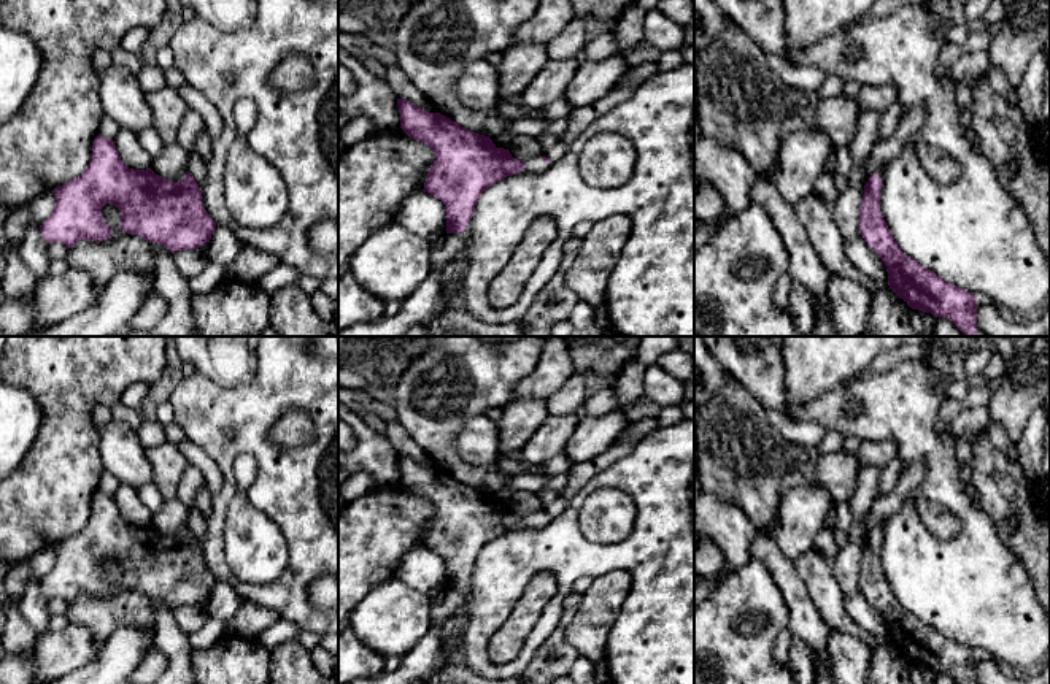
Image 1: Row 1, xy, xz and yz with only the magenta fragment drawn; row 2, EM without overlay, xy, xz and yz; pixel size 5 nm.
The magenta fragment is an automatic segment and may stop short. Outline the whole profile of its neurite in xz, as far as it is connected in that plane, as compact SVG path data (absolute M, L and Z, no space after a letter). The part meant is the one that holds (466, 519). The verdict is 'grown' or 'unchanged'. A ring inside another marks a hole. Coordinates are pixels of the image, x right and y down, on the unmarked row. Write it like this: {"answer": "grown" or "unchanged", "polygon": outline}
{"answer": "grown", "polygon": "M397 454L400 484L429 501L435 516L427 527L424 548L445 559L446 589L462 589L480 551L497 536L516 530L540 530L553 519L543 511L516 516L489 492L461 482L440 468L427 468Z"}

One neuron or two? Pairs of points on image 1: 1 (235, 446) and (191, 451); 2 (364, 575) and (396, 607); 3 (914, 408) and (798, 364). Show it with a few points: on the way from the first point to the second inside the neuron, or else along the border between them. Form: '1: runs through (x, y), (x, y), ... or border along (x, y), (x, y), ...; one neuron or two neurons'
1: border along (186, 437), (216, 464), (224, 481); two neurons
2: border along (394, 576), (378, 583), (355, 608); two neurons
3: border along (847, 378), (810, 402); two neurons

